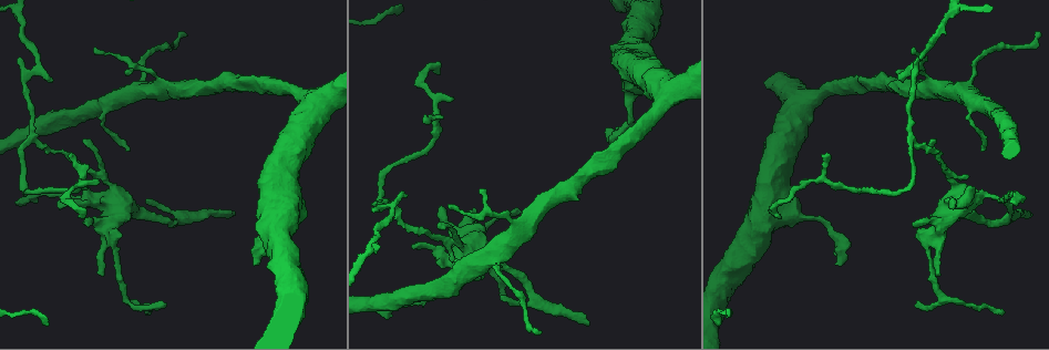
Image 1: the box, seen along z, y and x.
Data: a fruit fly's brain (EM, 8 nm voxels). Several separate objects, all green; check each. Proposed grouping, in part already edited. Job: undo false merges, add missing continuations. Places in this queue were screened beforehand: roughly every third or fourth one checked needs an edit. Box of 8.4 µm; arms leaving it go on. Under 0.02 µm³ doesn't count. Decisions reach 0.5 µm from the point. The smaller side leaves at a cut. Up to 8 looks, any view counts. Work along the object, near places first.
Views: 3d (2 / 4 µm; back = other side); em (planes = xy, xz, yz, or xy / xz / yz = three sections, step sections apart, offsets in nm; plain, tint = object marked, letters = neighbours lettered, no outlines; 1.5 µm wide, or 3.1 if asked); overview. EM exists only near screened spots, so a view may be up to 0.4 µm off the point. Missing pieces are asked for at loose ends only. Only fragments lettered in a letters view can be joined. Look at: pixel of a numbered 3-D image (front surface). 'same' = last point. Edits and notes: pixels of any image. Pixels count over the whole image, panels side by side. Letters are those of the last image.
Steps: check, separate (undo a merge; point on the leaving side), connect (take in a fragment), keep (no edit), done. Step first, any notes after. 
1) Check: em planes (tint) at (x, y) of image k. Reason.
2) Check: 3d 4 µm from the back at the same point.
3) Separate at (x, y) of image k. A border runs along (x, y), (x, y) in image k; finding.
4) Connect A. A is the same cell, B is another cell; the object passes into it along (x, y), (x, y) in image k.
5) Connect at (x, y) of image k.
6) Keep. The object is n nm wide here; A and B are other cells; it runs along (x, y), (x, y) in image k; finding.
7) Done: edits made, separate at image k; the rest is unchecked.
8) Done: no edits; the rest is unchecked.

Check: 3d 4 µm at (127, 72) of image 1. Free end.

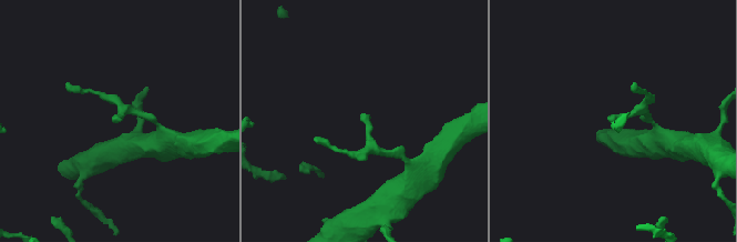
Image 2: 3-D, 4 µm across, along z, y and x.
Check: em planes (tint) at (113, 119) of image 2.

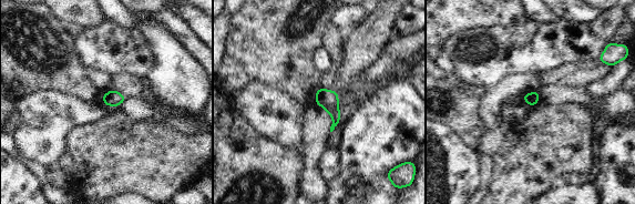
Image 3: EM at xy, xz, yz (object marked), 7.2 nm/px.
Check: em planes (letters) at the same point.

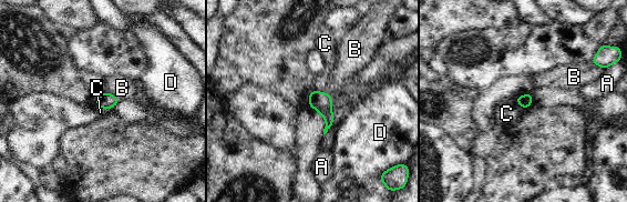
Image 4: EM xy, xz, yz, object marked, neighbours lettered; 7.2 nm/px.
Keep. The longest contact is with C, 120 nm; A, B, C and D are other cells; a border runs along (311, 90), (327, 93) in image 4; none of them fits.

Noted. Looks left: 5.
Check: em planes (tint) at (413, 249) of image 1. Free end.

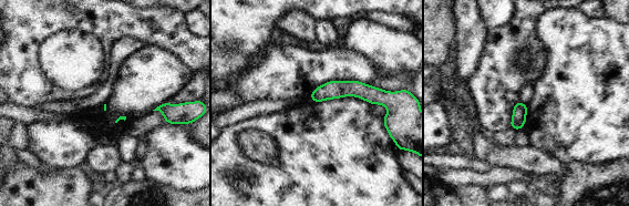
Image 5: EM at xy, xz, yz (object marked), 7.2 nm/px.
Check: em planes (letters) at the same point.

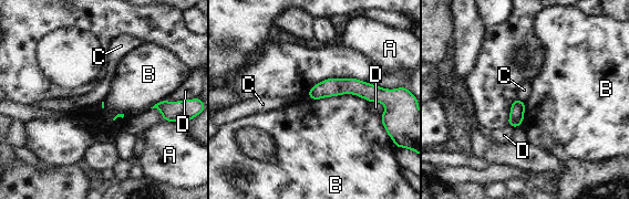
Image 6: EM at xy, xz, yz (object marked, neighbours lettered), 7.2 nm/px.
Keep. The longest contact is with B, 440 nm; A, B, C and D are other cells; no lettered fragment goes on from it.

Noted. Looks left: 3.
Check: 3d 4 µm at (149, 311) of image 1.

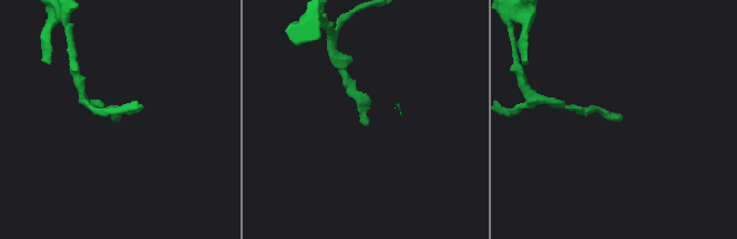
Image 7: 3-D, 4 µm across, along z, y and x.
Check: em planes (tint) at (121, 116) of image 7. Shape alone is not enough.

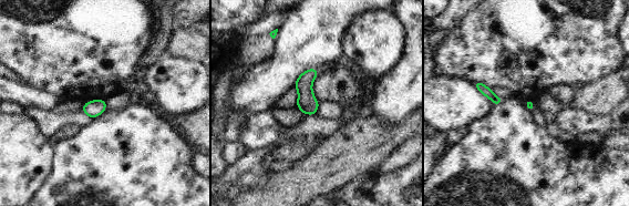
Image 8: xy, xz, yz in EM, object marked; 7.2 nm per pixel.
Check: em planes (letters) at the same point.

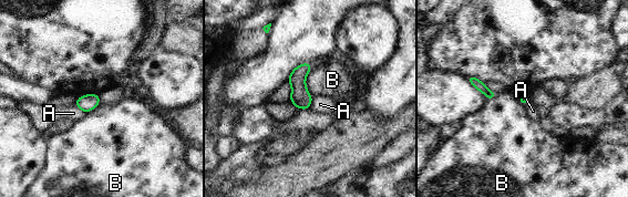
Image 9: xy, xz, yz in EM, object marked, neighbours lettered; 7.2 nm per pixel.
Keep. The longest contact is with B, 220 nm; A and B are other cells; a border runs along (312, 96), (309, 107) in image 9; none of them fits.

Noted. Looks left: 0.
Done: no edits; the rest is unchecked.

